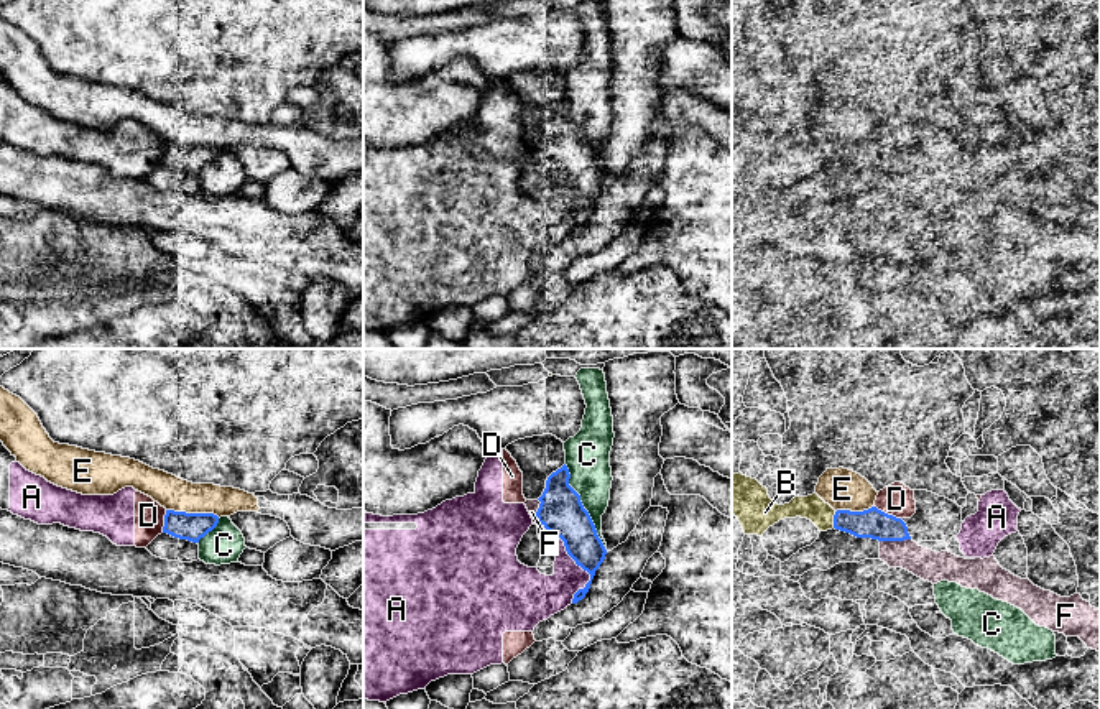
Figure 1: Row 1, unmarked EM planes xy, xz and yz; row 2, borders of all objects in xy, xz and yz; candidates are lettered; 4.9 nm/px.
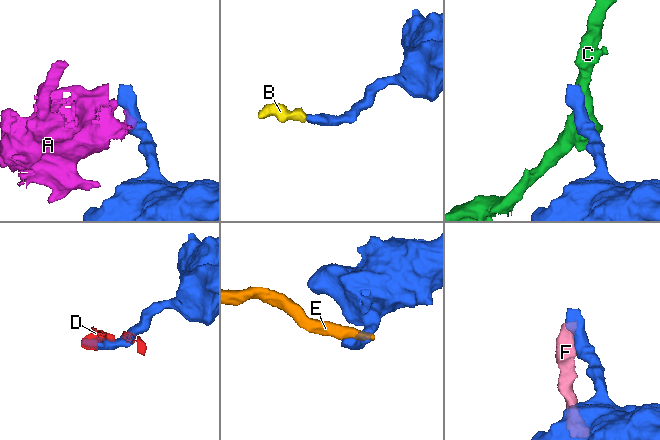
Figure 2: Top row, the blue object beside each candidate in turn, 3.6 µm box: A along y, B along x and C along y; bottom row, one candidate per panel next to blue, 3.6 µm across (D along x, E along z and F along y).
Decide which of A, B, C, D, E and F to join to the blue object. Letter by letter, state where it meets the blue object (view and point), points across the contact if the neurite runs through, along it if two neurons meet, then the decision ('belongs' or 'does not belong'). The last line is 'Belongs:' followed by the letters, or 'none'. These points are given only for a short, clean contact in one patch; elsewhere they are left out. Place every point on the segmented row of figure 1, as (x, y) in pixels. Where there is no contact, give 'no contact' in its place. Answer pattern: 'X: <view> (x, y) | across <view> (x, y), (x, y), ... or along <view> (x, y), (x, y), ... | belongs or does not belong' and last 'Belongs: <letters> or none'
A: xz (582, 568) | does not belong
B: yz (834, 520) | belongs
C: xz (582, 507) | does not belong
D: yz (887, 514) | does not belong
E: xy (193, 514) | does not belong
F: yz (895, 540) | does not belong
Belongs: B

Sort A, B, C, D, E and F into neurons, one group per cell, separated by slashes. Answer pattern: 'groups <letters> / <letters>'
groups A D / B / C / E / F

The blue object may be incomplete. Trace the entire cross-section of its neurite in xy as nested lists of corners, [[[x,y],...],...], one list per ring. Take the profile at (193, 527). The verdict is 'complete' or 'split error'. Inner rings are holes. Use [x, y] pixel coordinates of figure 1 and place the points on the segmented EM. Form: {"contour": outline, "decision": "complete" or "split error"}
{"contour": [[[166,510],[163,533],[179,540],[199,543],[219,523],[214,513],[186,513]]], "decision": "complete"}

